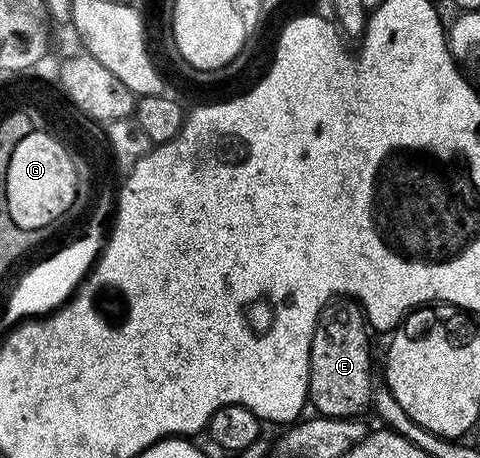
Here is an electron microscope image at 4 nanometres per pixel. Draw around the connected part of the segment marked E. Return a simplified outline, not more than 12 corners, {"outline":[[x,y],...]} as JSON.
{"outline":[[338,297],[311,337],[312,410],[352,419],[373,401],[367,316]]}

